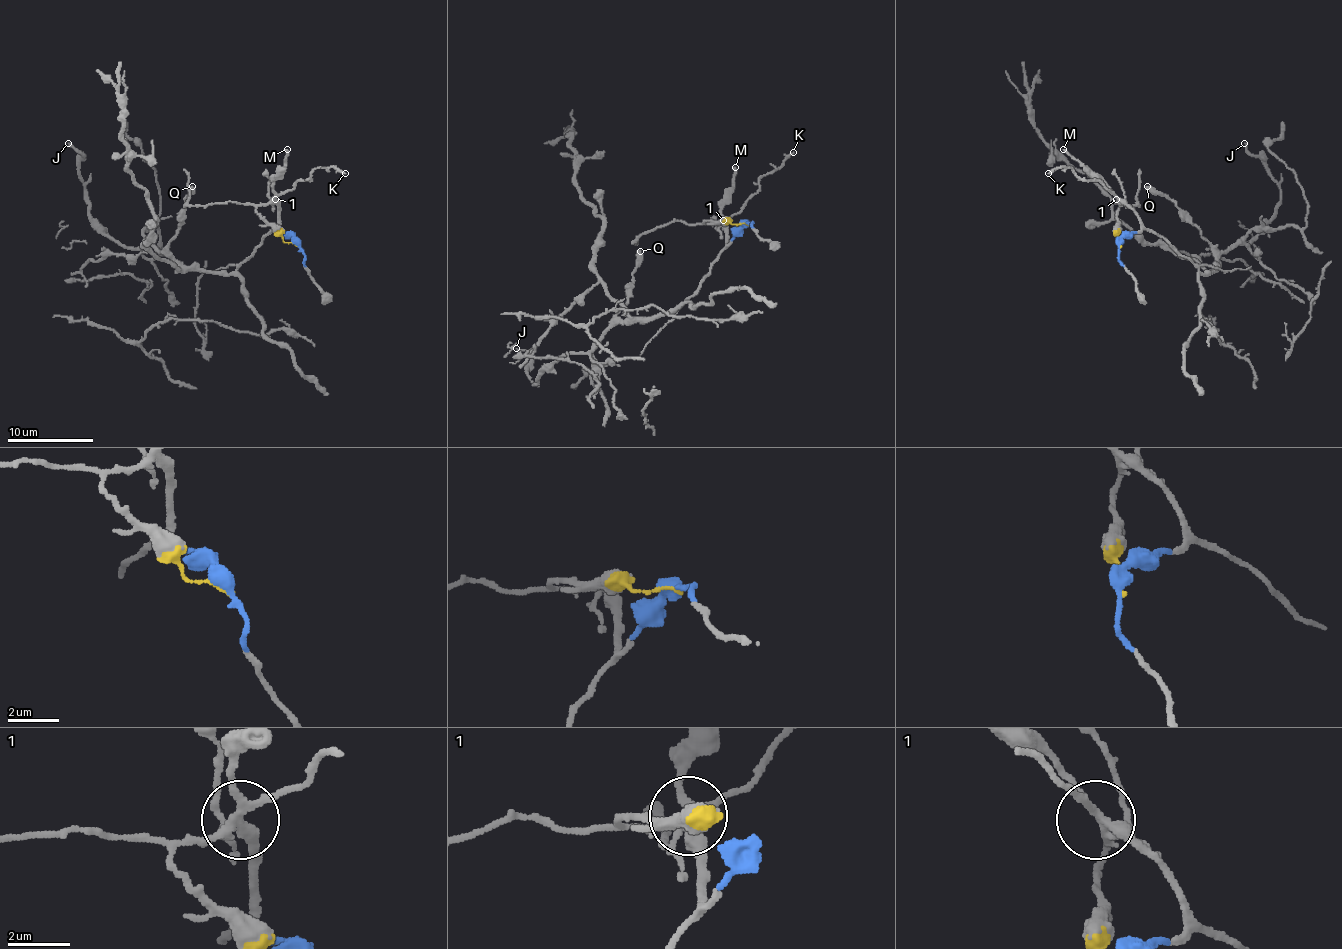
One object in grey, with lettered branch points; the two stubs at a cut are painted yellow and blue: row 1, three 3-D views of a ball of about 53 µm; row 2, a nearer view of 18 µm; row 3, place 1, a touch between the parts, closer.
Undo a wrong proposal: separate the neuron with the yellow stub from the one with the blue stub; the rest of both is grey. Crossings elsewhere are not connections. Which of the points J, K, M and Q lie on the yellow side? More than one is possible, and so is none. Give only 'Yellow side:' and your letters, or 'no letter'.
Yellow side: K

